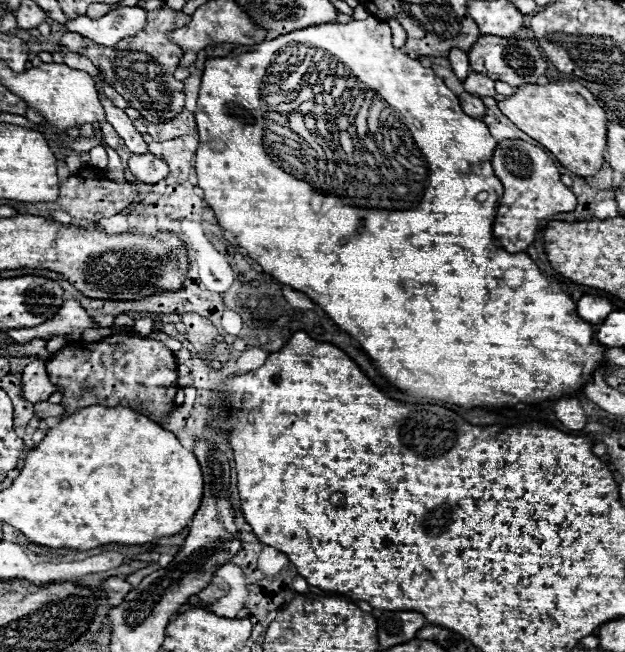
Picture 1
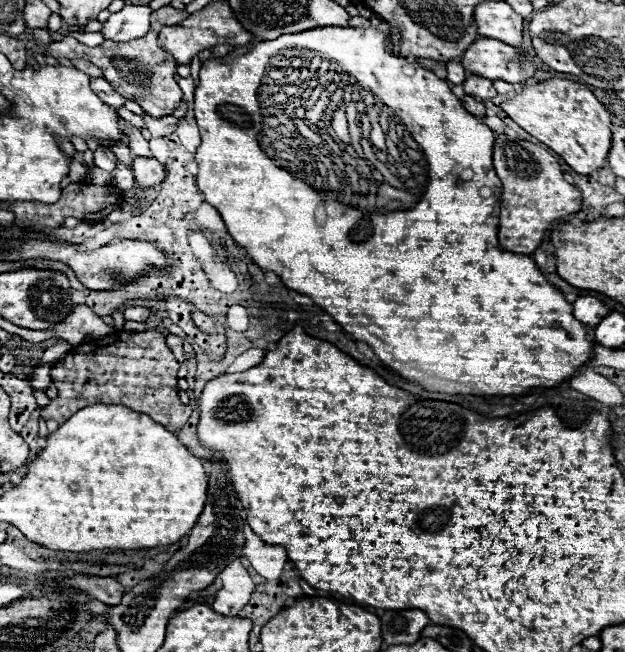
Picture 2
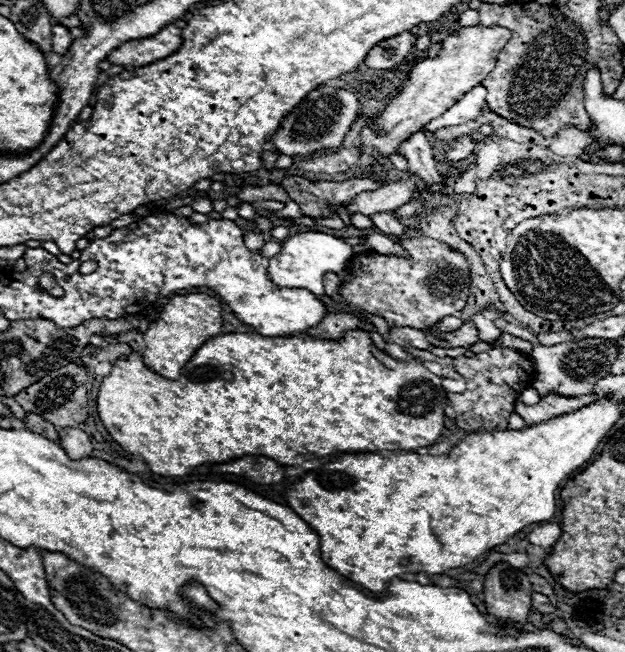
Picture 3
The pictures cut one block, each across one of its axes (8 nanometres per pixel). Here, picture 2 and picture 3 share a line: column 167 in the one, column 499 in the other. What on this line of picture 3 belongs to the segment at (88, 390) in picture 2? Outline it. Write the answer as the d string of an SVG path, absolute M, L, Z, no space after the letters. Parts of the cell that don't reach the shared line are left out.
M494 346L488 352L474 354L472 358L454 358L454 370L464 378L464 382L478 374L496 376L516 392L528 388L534 376L532 358L506 346Z

